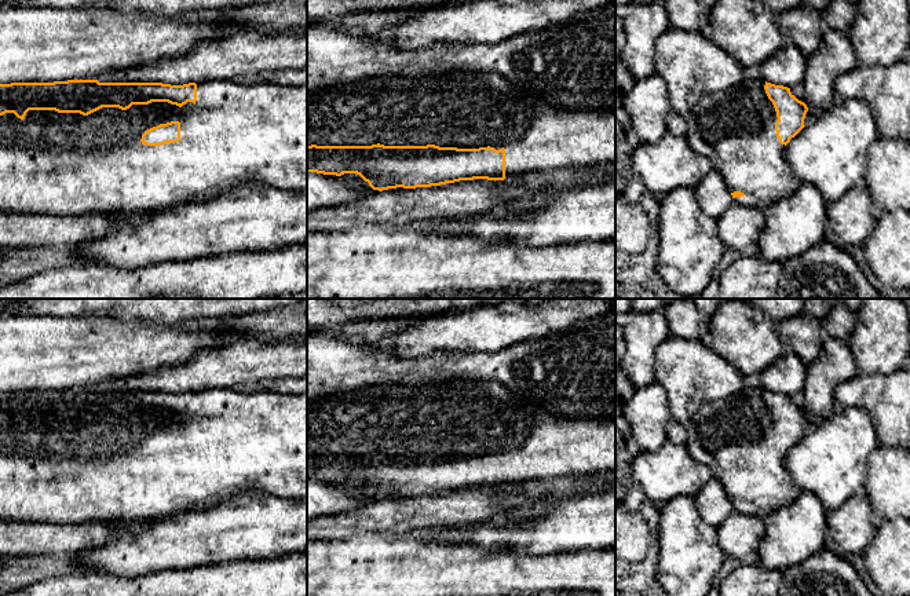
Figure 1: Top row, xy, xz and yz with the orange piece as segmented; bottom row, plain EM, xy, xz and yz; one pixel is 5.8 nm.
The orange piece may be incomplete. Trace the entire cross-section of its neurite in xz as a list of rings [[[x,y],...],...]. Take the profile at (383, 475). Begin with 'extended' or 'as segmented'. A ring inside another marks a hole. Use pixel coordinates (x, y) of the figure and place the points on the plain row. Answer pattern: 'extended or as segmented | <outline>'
extended | [[[494,380],[373,385],[307,399],[307,480],[357,482],[379,500],[613,471],[615,417],[559,418]]]

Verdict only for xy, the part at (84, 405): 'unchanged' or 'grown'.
grown

